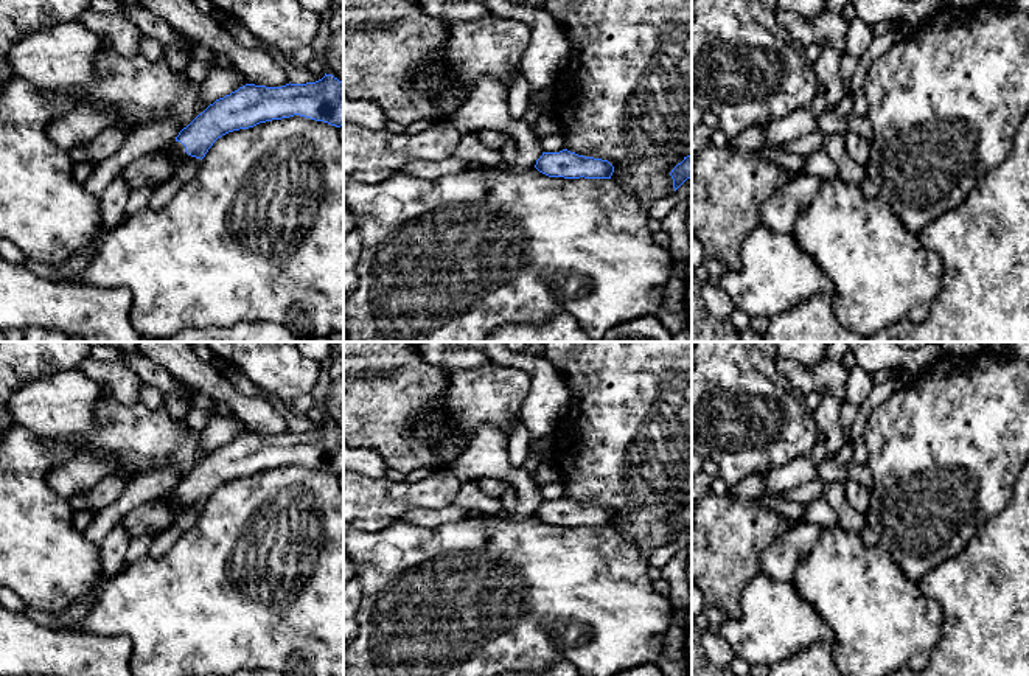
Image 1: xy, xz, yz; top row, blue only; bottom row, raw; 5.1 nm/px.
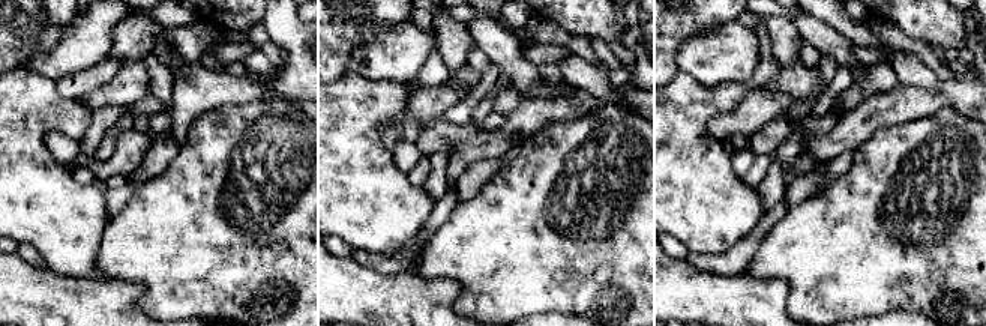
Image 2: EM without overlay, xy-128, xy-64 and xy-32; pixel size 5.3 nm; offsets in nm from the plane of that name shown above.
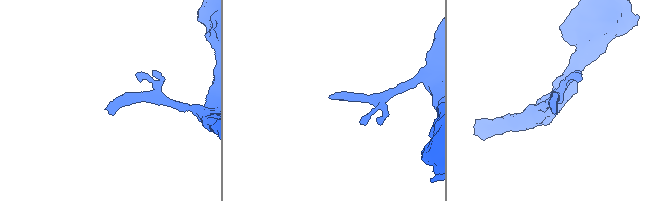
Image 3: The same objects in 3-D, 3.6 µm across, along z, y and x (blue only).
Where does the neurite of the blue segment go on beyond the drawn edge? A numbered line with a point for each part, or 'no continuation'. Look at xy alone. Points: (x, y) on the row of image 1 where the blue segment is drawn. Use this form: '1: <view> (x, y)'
1: xy (176, 146)

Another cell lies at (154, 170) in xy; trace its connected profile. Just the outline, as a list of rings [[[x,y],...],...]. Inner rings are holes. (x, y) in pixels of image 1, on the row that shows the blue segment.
[[[159,149],[124,166],[121,176],[132,191],[145,186],[160,188],[191,159],[187,152],[174,154],[168,149]]]

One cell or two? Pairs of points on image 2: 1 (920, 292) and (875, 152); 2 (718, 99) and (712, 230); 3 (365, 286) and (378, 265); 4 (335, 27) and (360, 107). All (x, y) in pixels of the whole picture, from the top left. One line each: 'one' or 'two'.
1: one
2: one
3: two
4: two

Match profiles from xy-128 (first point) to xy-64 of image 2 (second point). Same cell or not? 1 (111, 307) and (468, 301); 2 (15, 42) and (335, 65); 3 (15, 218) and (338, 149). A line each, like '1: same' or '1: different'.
1: different
2: same
3: same

